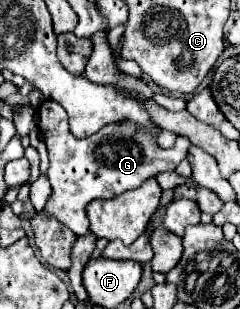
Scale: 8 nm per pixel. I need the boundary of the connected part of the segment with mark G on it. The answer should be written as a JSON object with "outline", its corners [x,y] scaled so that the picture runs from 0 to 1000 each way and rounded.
{"outline":[[[188,324],[163,343],[163,421],[204,492],[196,583],[213,595],[213,634],[179,680],[296,738],[321,764],[346,764],[371,744],[354,667],[379,647],[479,641],[529,615],[579,608],[629,570],[729,550],[738,531],[771,518],[796,469],[788,447],[746,440],[721,479],[679,485],[629,440],[604,440],[588,414],[554,414],[554,401],[454,401],[404,434],[329,453],[288,421],[271,356],[254,337],[221,337],[221,324]]]}

